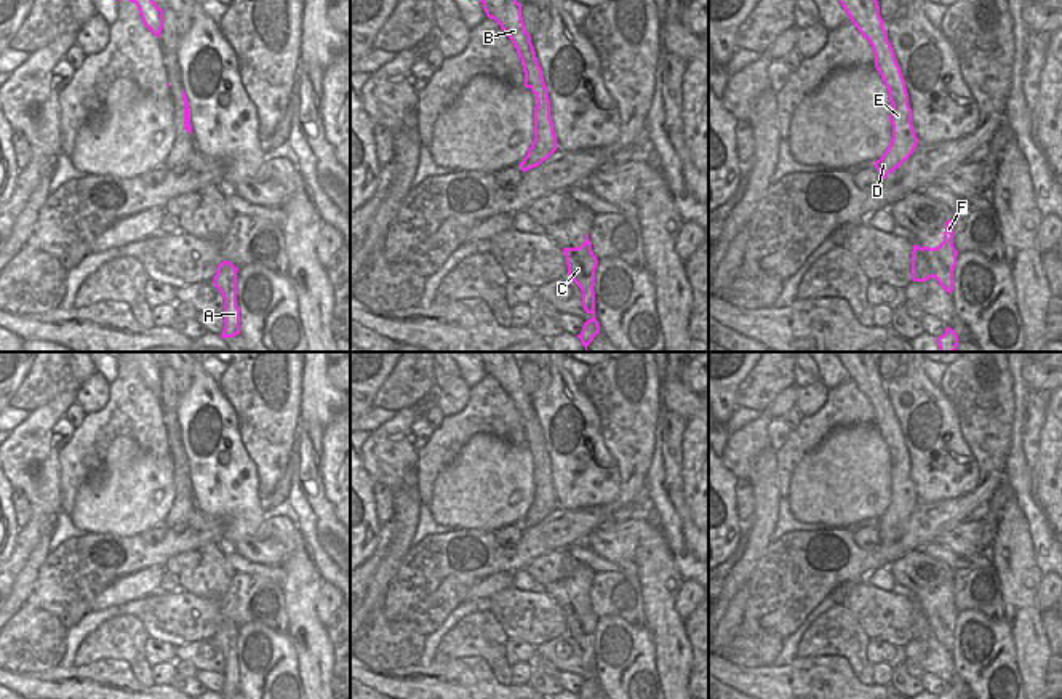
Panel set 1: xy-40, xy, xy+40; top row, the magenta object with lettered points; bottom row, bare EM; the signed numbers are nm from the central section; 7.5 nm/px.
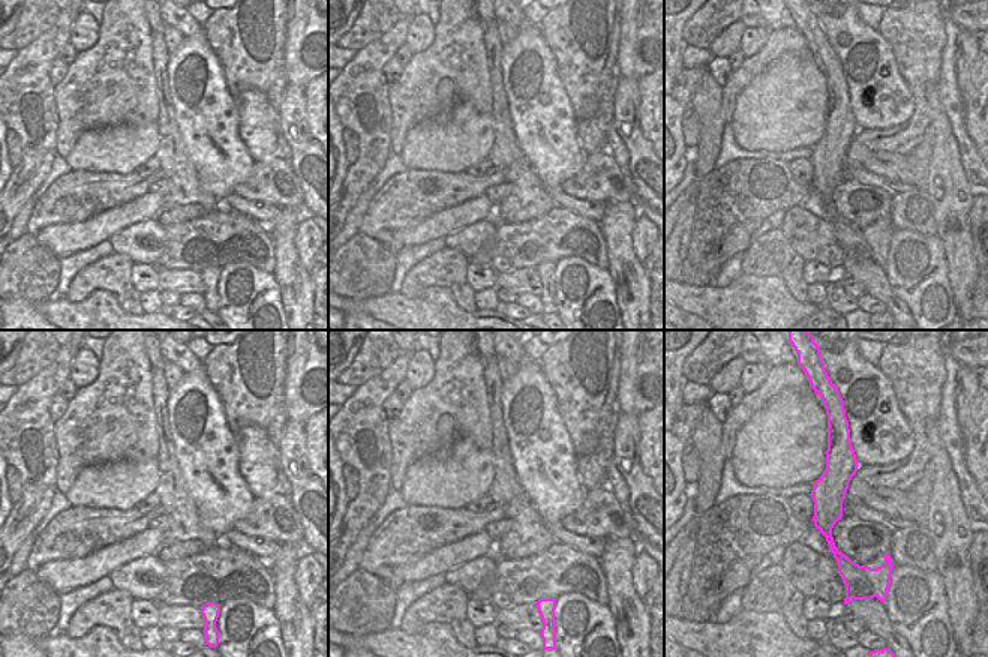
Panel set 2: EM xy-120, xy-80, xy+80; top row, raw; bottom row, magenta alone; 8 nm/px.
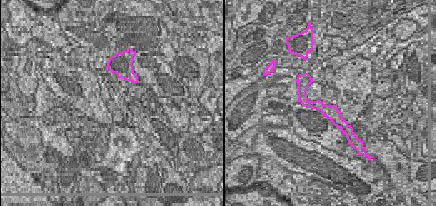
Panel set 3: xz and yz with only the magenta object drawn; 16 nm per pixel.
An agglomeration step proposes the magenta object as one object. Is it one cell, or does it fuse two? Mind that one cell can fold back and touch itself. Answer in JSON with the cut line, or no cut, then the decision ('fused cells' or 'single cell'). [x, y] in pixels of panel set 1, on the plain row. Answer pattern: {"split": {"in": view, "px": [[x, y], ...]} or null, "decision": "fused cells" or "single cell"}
{"split": {"in": "xy+40", "px": [[922, 607], [934, 634]]}, "decision": "fused cells"}

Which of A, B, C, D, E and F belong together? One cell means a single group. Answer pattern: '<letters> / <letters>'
A C F / B D E

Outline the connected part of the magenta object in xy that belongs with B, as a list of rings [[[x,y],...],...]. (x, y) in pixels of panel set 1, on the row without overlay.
[[[473,352],[481,361],[488,376],[494,377],[504,392],[512,398],[525,430],[525,445],[537,457],[534,465],[534,499],[520,521],[521,529],[539,525],[557,509],[557,494],[550,477],[550,457],[544,441],[542,427],[537,421],[531,393],[525,387],[521,363],[517,352]]]

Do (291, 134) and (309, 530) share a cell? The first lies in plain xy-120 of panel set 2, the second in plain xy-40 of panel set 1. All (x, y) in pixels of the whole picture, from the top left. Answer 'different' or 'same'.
different

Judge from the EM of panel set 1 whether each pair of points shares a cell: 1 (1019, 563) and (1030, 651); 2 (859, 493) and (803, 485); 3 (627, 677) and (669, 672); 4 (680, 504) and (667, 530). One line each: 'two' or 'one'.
1: one
2: one
3: two
4: two

